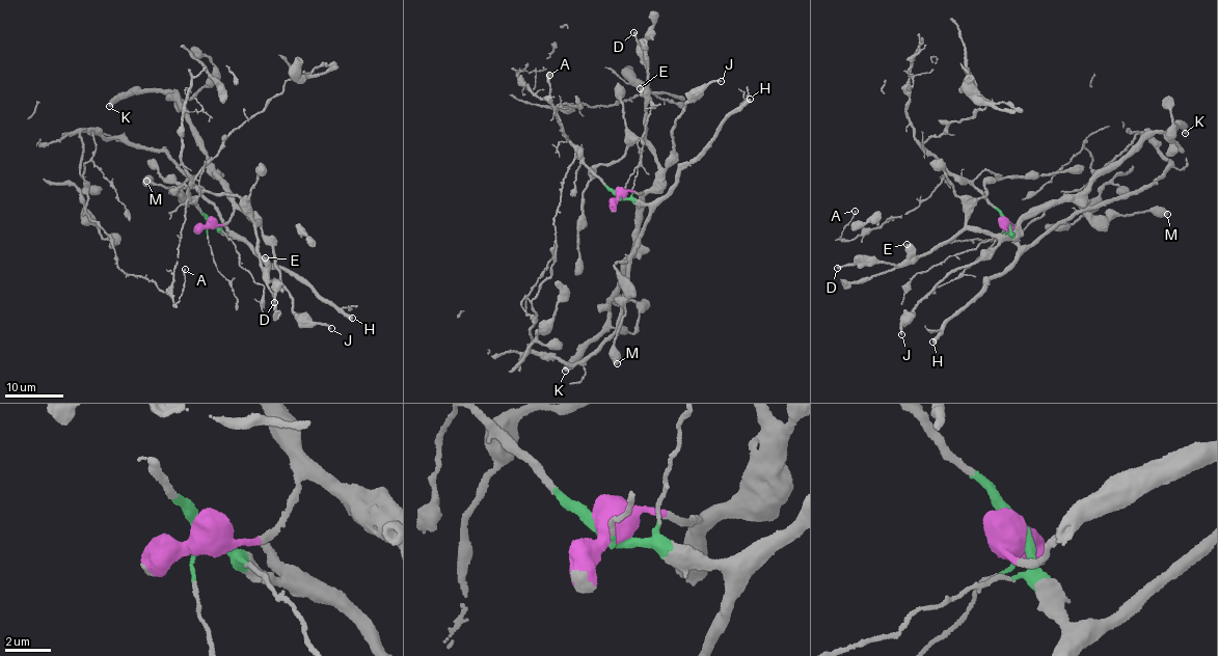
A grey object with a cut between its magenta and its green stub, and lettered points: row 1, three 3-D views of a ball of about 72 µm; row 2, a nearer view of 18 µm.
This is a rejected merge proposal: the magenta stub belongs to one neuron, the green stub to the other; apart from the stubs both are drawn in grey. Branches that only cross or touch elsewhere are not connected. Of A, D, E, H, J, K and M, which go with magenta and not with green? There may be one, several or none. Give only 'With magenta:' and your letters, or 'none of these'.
With magenta: D, E, J, K, M

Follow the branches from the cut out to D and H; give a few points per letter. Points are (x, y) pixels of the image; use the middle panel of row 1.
D: (618, 196), (627, 190), (646, 191), (658, 169), (654, 148), (645, 137), (646, 50), (633, 32)
H: (618, 196), (643, 202), (652, 202), (665, 196), (675, 182), (677, 172), (699, 154), (722, 119), (750, 98)

